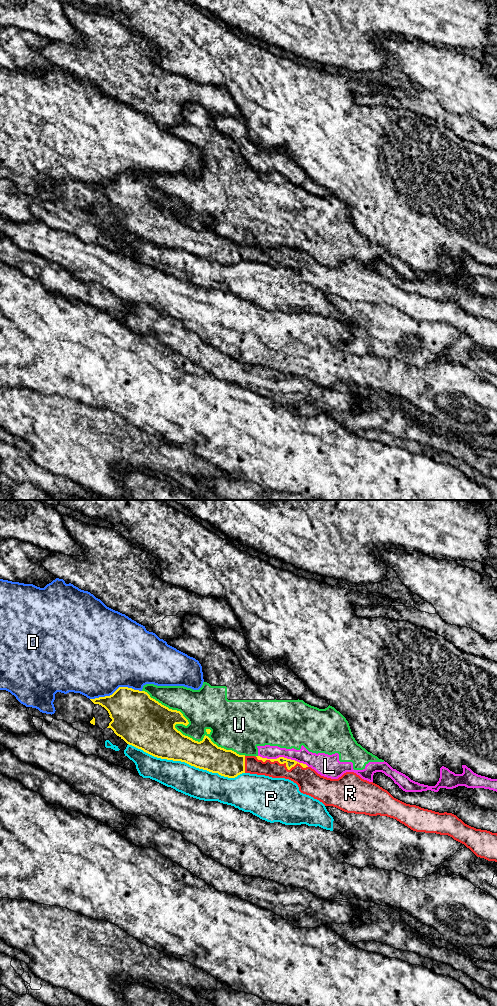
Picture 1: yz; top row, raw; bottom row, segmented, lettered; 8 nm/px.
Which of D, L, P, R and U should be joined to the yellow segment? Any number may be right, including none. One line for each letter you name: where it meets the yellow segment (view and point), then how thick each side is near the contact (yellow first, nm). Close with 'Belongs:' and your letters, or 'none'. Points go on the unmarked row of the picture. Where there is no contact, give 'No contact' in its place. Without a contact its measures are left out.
R: Touches yellow at yz (282, 251). Thickness 70 nm (yellow) against 190 nm
Belongs: R

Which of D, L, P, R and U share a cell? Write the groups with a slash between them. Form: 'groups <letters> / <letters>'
groups D / L U / P / R

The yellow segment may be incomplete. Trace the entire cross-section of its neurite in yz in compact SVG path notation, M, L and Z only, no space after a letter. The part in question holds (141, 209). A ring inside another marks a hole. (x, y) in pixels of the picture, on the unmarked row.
M119 175L110 184L90 188L108 199L112 209L107 216L111 216L127 232L154 245L185 250L196 256L218 261L228 266L235 266L242 261L250 261L289 267L298 273L301 281L319 288L325 294L333 294L347 301L387 304L396 307L416 320L448 323L464 332L477 345L497 350L497 321L471 315L452 301L439 301L416 293L406 292L394 286L379 273L362 267L354 260L346 260L338 267L331 267L321 264L306 252L284 245L267 247L260 244L239 243L232 238L218 235L206 223L202 229L195 229L175 216L176 212L185 214L189 212L183 202L162 193L145 179Z

